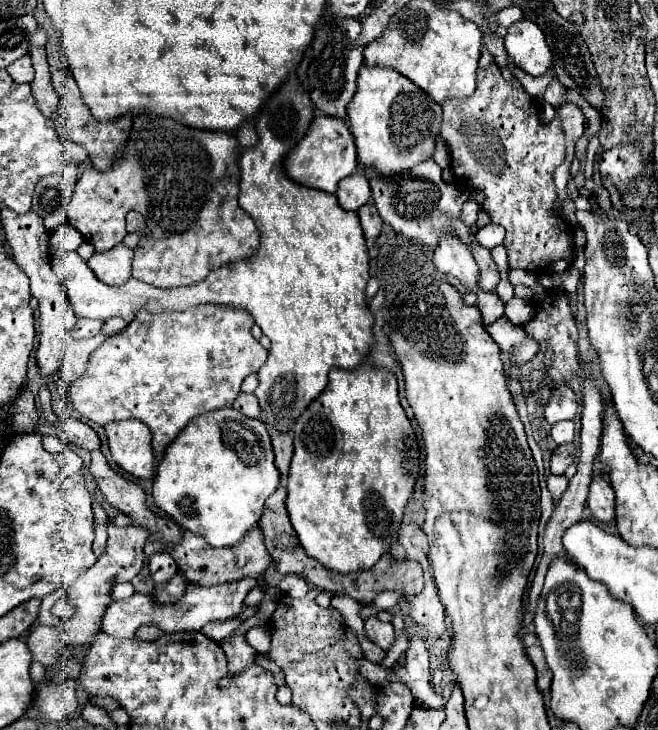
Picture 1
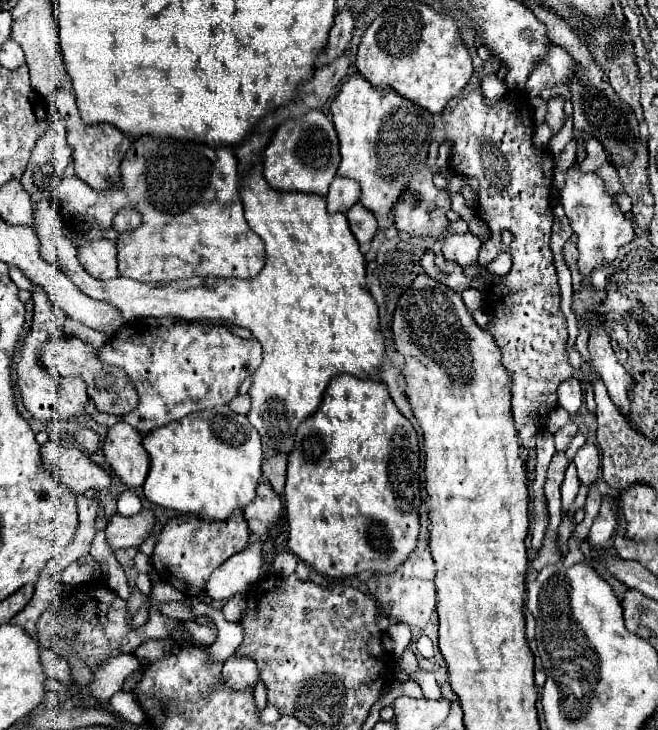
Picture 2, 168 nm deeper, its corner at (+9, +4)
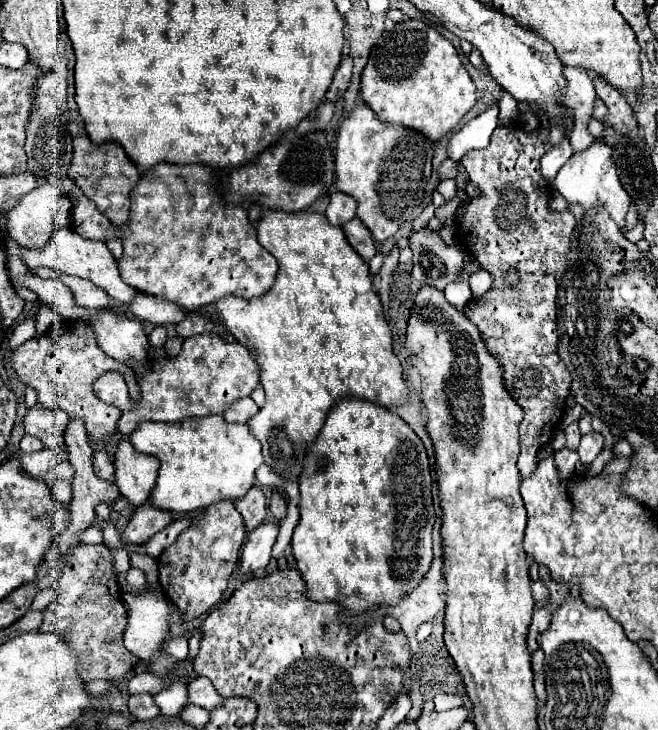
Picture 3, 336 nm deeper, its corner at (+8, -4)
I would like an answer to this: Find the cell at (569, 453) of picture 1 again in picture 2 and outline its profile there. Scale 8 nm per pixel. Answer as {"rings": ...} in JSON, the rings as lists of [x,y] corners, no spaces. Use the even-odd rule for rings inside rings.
{"rings":[[[567,423],[563,429],[559,429],[555,433],[555,449],[557,451],[565,451],[575,435],[577,435],[577,425],[575,423]]]}

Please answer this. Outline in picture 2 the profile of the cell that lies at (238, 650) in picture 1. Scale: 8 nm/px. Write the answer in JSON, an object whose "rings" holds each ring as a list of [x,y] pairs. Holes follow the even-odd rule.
{"rings":[[[231,655],[223,665],[223,679],[233,689],[245,689],[255,687],[259,679],[259,671],[253,659]]]}

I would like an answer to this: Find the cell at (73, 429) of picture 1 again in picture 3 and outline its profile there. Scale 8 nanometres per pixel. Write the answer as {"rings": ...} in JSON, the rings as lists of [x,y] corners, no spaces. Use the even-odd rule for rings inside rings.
{"rings":[[[96,451],[94,453],[94,471],[102,481],[114,483],[114,465],[112,465],[110,457],[106,455],[106,451]]]}

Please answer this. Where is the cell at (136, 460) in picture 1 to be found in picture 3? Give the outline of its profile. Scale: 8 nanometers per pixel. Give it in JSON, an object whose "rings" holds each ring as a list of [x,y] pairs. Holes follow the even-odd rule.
{"rings":[[[128,439],[118,443],[114,457],[116,485],[122,497],[126,497],[126,501],[134,507],[144,505],[152,493],[152,487],[156,485],[158,459],[136,451]]]}

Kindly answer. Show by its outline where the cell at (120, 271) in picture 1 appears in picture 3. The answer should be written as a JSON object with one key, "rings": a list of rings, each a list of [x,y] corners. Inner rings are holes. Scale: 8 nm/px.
{"rings":[[[56,229],[54,237],[52,237],[52,243],[44,245],[42,249],[26,249],[22,247],[22,259],[26,263],[26,267],[30,267],[30,271],[36,271],[40,267],[48,267],[52,271],[58,271],[58,273],[66,273],[66,275],[76,275],[76,277],[82,277],[82,279],[88,279],[92,281],[94,285],[102,287],[112,299],[116,299],[120,305],[128,305],[132,303],[132,299],[136,297],[136,289],[128,287],[122,279],[120,279],[120,273],[118,273],[118,267],[116,267],[116,261],[112,257],[112,253],[108,251],[106,243],[102,241],[88,241],[88,239],[82,239],[76,231],[72,229]]]}

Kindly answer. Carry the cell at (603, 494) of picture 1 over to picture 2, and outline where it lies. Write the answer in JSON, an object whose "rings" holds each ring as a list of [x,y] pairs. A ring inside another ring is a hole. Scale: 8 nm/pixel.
{"rings":[[[585,443],[585,445],[577,451],[573,463],[577,465],[577,473],[579,473],[581,485],[591,487],[591,485],[597,481],[597,477],[599,477],[599,467],[601,467],[599,449],[597,449],[593,443]]]}

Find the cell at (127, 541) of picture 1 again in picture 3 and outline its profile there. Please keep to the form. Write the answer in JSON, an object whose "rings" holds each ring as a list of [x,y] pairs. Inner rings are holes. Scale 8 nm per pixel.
{"rings":[[[146,503],[134,511],[122,537],[126,543],[140,545],[140,543],[146,543],[152,535],[156,535],[170,523],[172,523],[170,511],[158,511],[158,507],[152,507],[152,503]]]}

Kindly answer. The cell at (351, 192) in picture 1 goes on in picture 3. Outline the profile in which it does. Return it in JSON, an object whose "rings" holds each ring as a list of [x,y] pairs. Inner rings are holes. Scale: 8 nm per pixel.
{"rings":[[[334,191],[330,195],[330,205],[326,209],[326,217],[328,217],[328,223],[330,225],[336,225],[336,227],[342,227],[346,221],[354,219],[356,215],[356,199],[352,199],[350,195],[344,195],[340,191]]]}

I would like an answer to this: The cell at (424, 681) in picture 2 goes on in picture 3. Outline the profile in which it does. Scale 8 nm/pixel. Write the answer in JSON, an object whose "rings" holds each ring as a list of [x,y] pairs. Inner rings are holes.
{"rings":[[[440,693],[434,697],[434,705],[436,711],[446,711],[446,709],[454,709],[454,707],[462,707],[464,705],[464,697],[462,695],[448,695],[448,693]]]}

